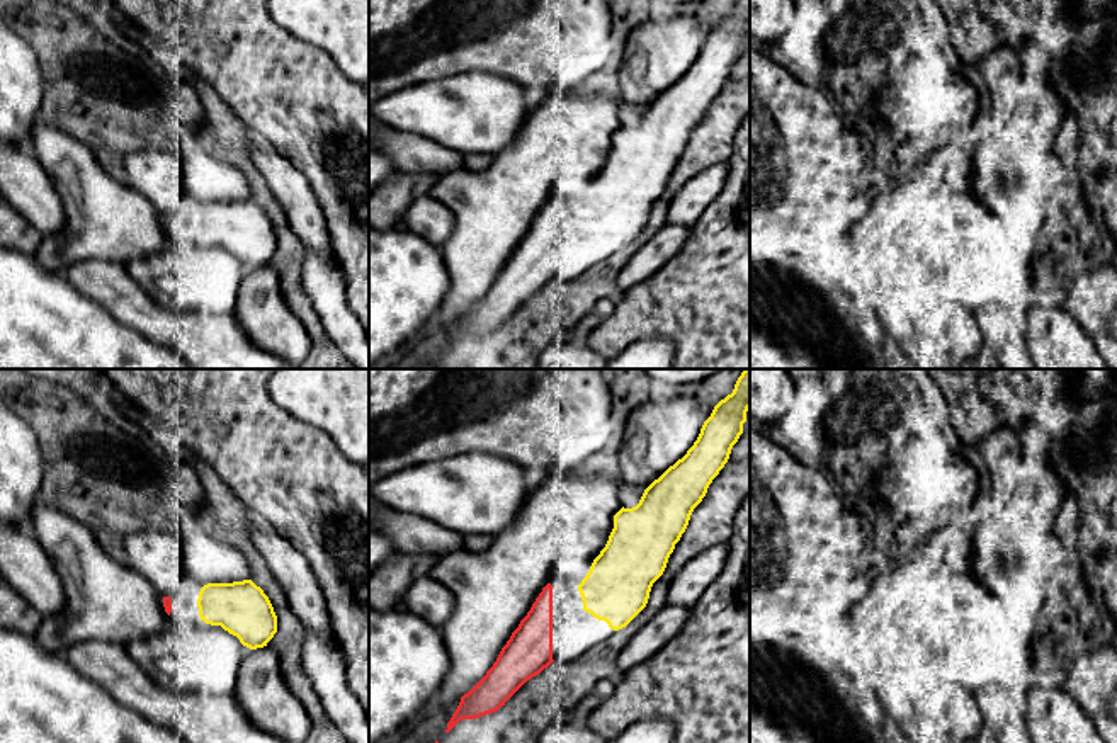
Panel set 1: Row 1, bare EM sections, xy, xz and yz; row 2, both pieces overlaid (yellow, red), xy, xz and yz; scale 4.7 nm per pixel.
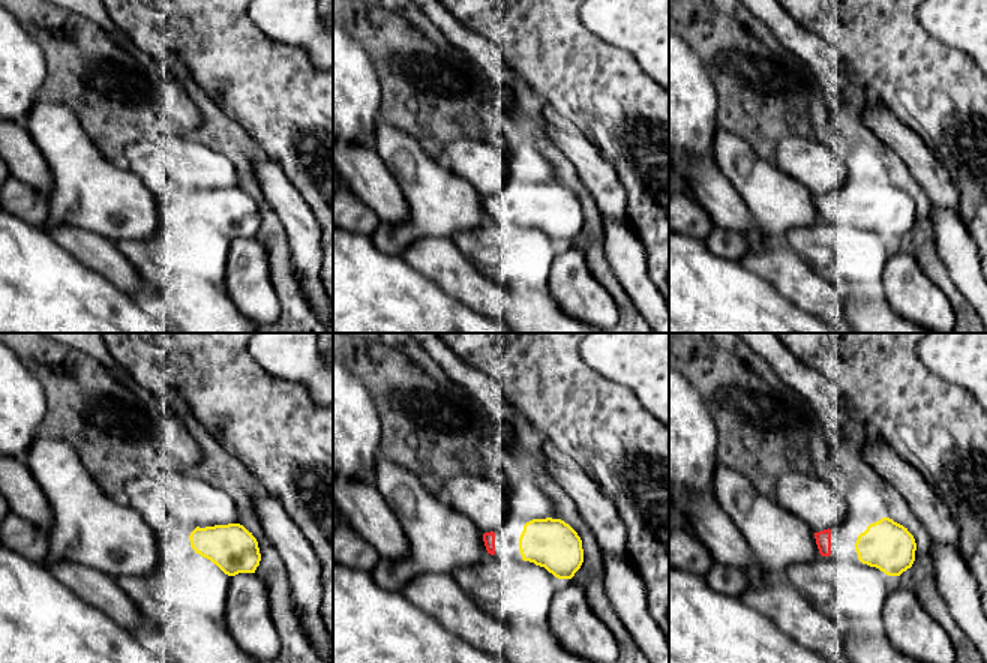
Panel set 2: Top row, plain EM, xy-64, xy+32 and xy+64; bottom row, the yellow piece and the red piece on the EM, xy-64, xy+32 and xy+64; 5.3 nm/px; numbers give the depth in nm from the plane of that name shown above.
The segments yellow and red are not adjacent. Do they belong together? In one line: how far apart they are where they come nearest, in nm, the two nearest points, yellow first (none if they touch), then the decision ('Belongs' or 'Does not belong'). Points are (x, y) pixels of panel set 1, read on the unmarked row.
Distance 130 nm. Across: xy (198, 218), (170, 218). Belongs

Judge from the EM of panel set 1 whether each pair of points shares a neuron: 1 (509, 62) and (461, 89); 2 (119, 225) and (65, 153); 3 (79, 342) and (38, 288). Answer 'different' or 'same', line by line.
1: different
2: same
3: same

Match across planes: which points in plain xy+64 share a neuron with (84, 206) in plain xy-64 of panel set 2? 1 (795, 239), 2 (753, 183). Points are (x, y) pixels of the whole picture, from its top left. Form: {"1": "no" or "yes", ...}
{"1": "no", "2": "yes"}

